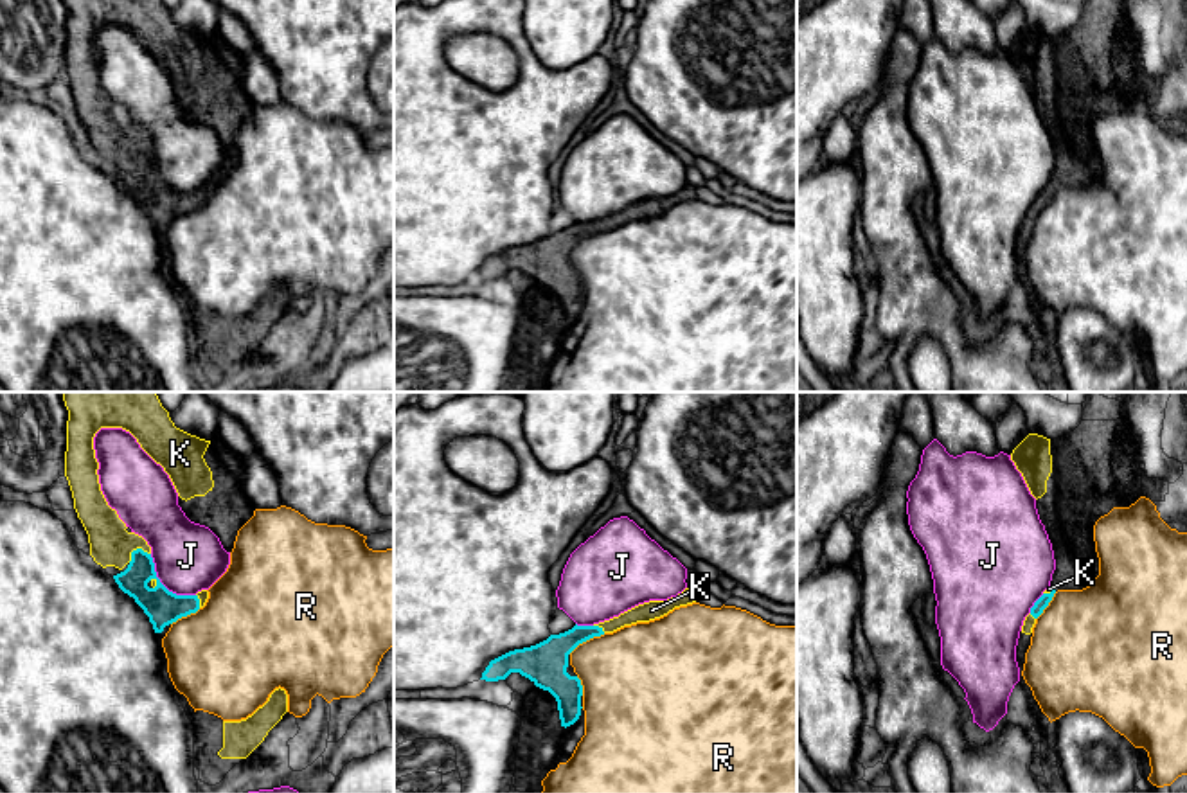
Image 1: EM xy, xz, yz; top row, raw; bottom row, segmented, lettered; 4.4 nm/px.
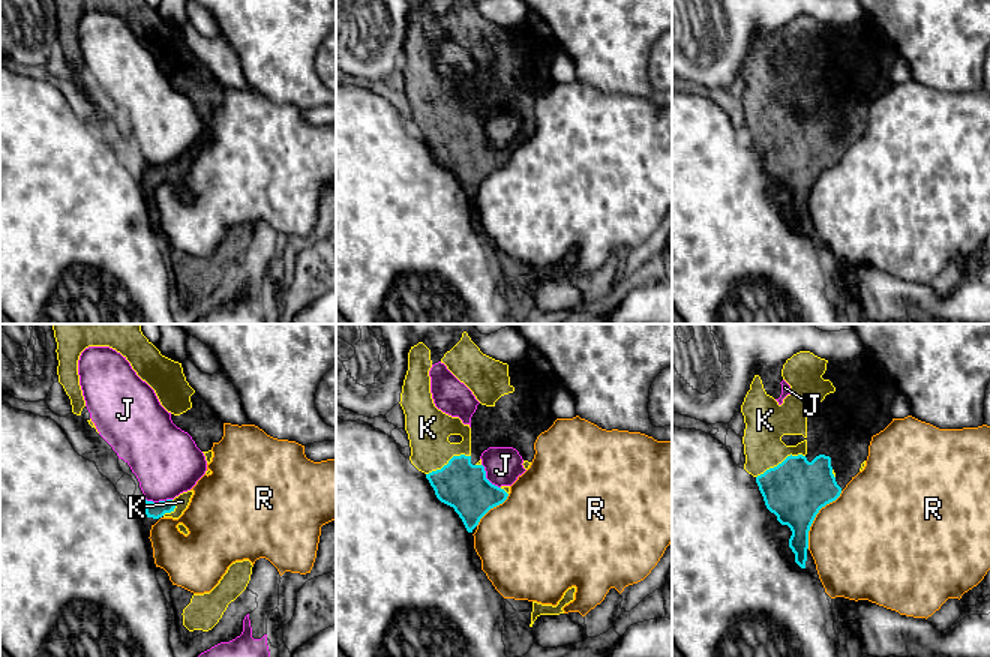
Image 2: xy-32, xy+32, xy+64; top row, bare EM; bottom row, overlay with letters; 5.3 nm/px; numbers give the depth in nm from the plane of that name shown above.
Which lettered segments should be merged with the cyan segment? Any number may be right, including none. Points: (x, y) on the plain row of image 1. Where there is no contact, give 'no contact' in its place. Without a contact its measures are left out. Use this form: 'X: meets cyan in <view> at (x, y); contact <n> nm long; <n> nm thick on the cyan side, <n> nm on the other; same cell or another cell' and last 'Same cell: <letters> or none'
J: meets cyan in xy at (162, 182); contact 280 nm long; 160 nm thick on the cyan side, 300 nm on the other; another cell
K: meets cyan in xy at (137, 146); contact 110 nm long; 130 nm thick on the cyan side, 190 nm on the other; same cell
R: meets cyan in xz at (587, 236); contact 190 nm long; 190 nm thick on the cyan side, 420 nm on the other; another cell
Same cell: K

